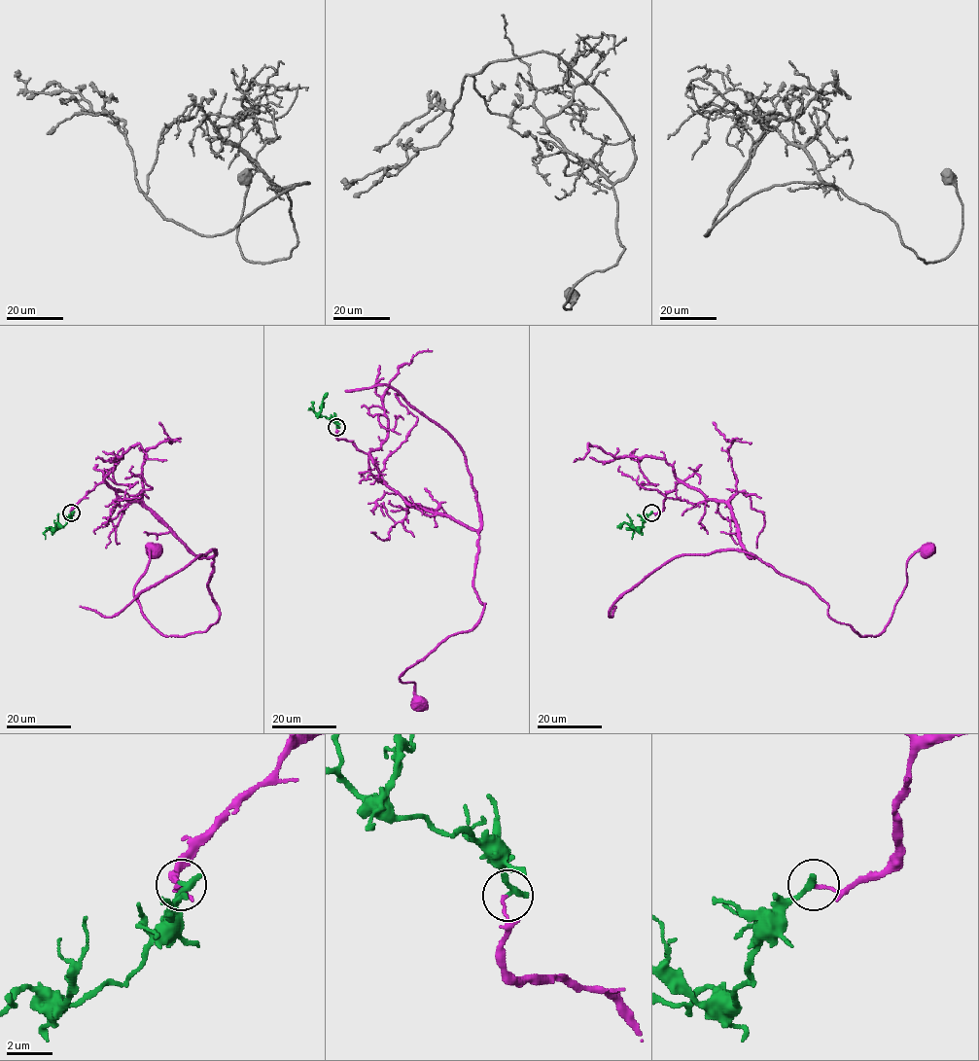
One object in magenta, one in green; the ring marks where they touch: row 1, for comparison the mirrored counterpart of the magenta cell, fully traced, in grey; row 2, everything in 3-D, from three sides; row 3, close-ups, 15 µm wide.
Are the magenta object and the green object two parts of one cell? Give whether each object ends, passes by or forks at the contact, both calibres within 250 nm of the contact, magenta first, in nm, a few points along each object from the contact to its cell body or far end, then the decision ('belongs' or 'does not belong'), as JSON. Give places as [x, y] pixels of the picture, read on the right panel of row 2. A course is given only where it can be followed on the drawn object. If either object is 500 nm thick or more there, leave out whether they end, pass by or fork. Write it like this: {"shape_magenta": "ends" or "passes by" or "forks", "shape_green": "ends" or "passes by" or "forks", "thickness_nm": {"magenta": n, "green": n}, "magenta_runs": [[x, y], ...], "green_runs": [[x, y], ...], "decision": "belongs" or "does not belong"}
{"shape_magenta": "ends", "shape_green": "ends", "thickness_nm": {"magenta": 130, "green": 320}, "magenta_runs": [[651, 512], [678, 482], [723, 501], [751, 557], [807, 583], [859, 636], [889, 622], [907, 560], [927, 550]], "green_runs": [[651, 512], [640, 529], [622, 522], [617, 527]], "decision": "does not belong"}

